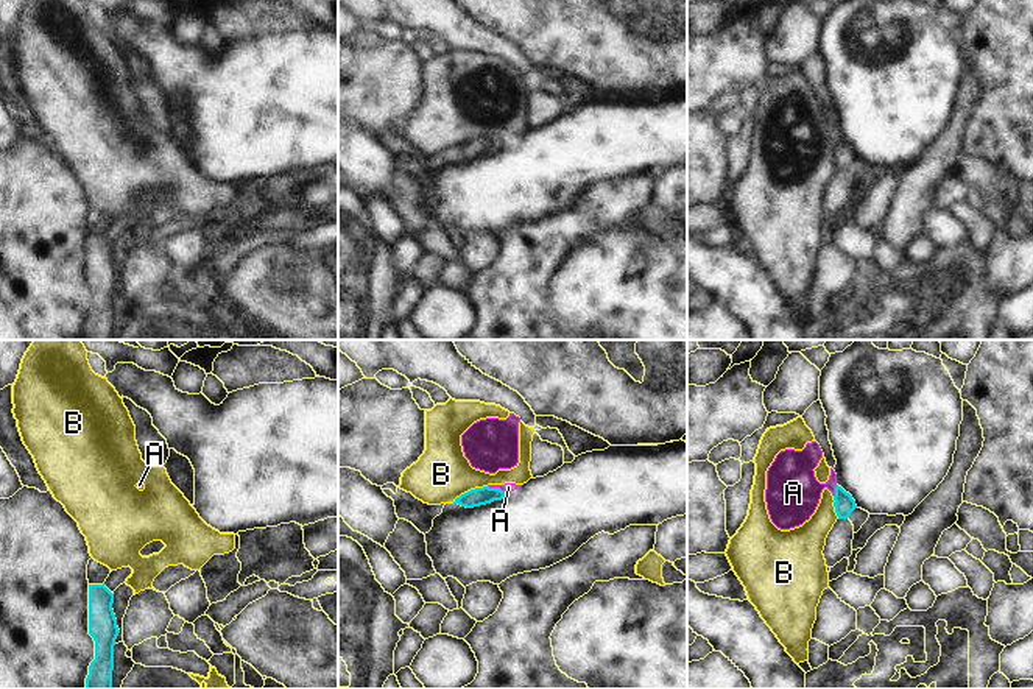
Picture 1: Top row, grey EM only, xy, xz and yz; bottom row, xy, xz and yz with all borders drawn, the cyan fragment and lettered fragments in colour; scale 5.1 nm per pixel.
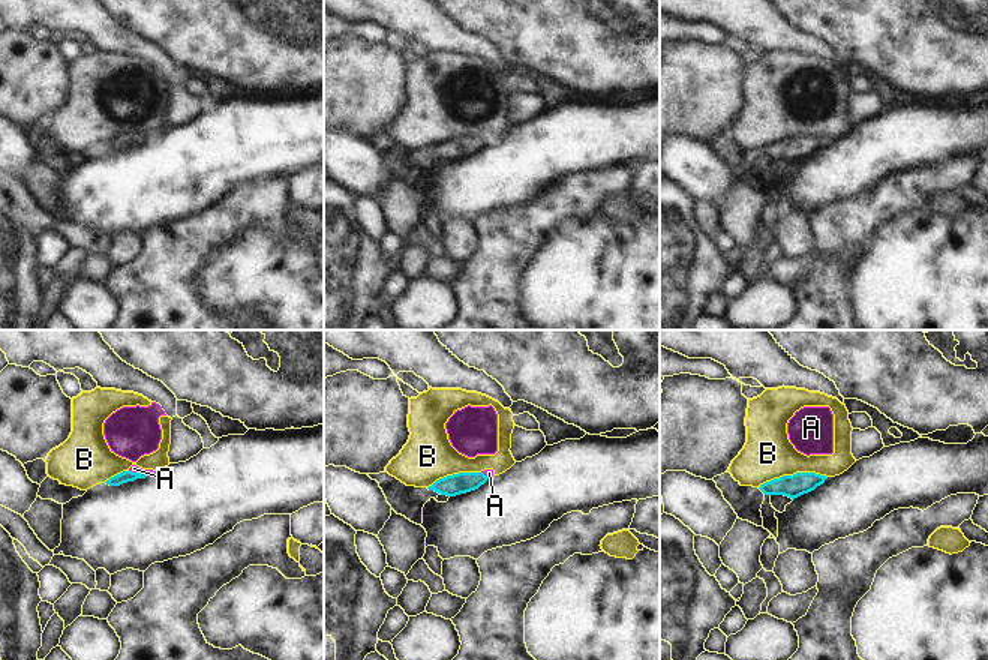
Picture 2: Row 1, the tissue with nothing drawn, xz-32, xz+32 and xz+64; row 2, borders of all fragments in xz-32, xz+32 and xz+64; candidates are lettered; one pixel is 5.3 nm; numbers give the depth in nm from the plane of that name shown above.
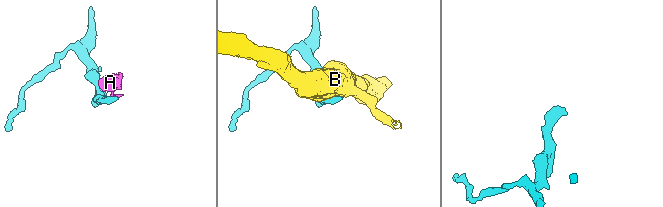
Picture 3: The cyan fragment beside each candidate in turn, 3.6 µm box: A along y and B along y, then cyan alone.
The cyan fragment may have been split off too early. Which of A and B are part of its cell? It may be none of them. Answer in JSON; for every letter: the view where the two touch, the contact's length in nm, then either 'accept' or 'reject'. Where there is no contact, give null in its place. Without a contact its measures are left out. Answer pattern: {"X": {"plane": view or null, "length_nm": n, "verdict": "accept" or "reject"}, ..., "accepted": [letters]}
{"A": {"plane": "xz", "length_nm": 100, "verdict": "reject"}, "B": {"plane": "xz", "length_nm": 200, "verdict": "reject"}, "accepted": []}

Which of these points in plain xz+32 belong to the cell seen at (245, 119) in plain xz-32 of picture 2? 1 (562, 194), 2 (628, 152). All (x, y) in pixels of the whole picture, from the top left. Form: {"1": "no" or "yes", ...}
{"1": "no", "2": "yes"}

